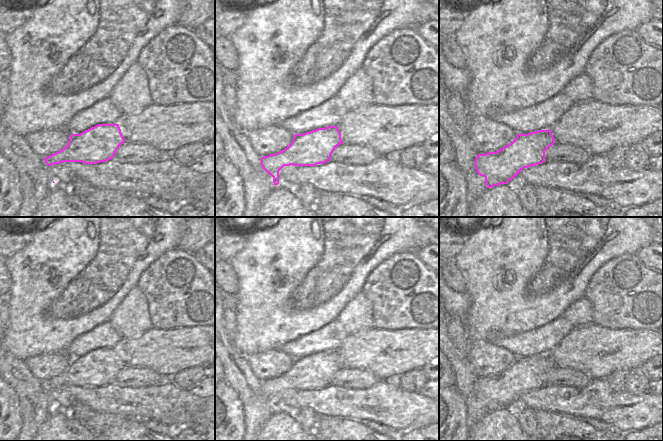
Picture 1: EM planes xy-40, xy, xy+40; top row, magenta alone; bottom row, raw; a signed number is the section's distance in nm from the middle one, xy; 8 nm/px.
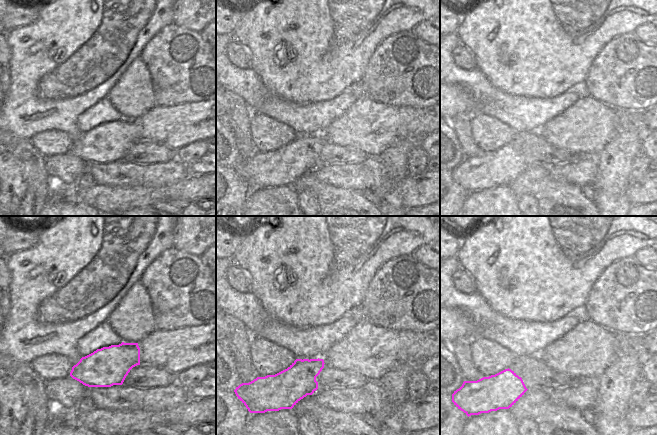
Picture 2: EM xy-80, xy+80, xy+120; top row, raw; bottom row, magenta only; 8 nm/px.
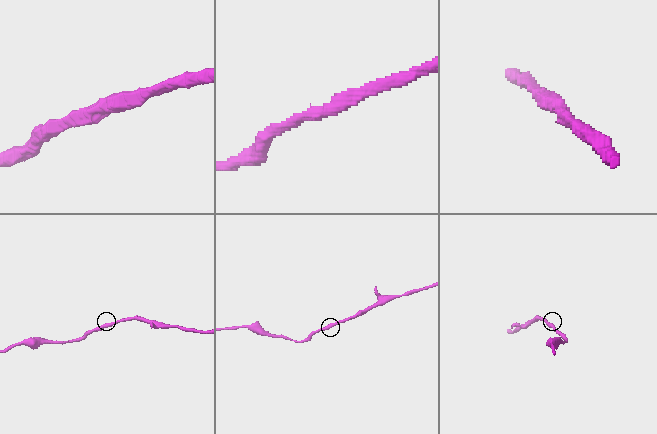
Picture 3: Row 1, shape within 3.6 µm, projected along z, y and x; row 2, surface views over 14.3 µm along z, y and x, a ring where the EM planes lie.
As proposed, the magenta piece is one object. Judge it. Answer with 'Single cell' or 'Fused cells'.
Single cell.

